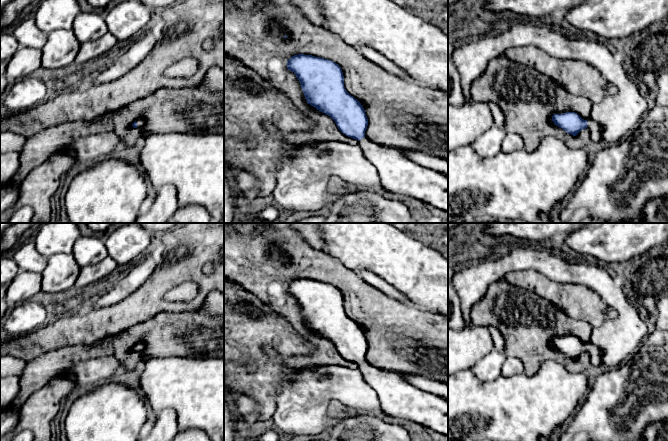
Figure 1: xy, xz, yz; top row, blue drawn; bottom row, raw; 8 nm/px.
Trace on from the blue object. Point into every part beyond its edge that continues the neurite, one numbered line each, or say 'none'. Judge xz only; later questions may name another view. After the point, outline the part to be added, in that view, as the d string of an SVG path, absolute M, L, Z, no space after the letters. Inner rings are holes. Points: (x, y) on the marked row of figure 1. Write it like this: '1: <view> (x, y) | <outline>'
1: xz (399, 175) | M367 137L358 141L365 157L376 167L382 188L392 195L405 195L429 203L448 212L448 176L425 168L410 160L401 151L391 146L373 142Z

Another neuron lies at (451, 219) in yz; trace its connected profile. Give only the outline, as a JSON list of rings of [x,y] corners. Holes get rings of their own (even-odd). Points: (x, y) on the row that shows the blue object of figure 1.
[[[553,136],[545,137],[534,152],[525,149],[511,153],[500,152],[492,158],[479,156],[471,145],[455,148],[448,153],[448,223],[550,223],[549,214],[552,208],[574,190],[588,167],[587,147],[571,149],[562,140]]]

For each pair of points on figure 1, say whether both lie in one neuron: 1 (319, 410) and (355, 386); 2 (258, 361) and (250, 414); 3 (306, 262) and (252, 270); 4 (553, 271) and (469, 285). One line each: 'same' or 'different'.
1: same
2: different
3: same
4: same

